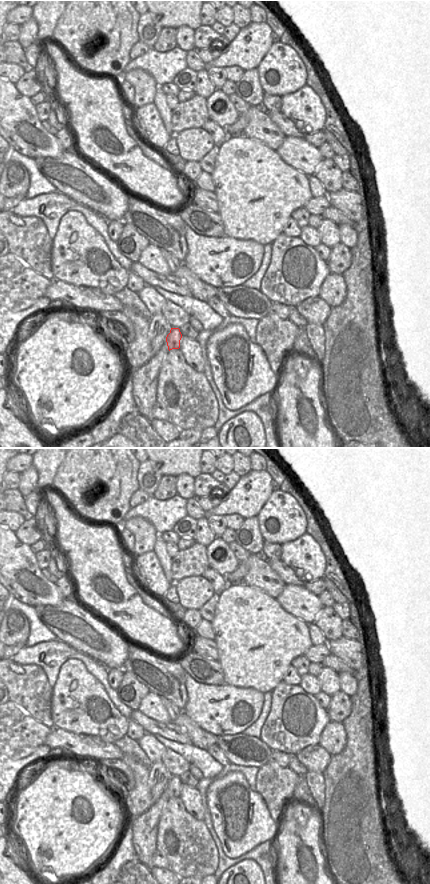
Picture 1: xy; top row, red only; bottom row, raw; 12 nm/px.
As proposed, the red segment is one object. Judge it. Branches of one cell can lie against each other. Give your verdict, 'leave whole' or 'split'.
split

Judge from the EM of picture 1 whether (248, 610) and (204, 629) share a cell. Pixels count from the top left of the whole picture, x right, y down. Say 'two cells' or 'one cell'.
two cells

